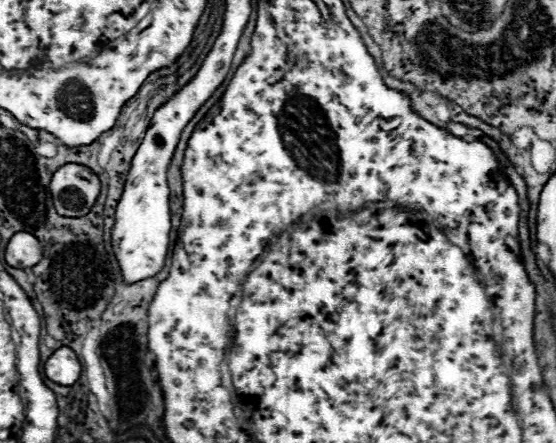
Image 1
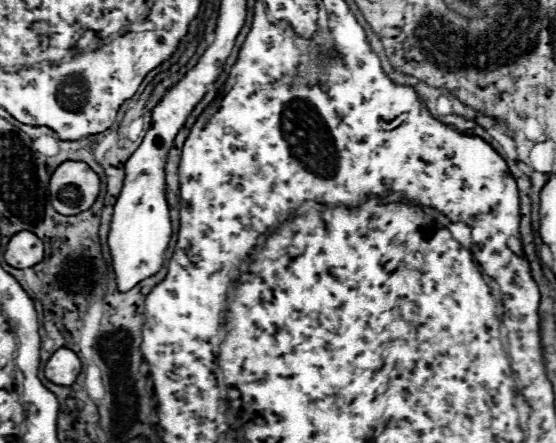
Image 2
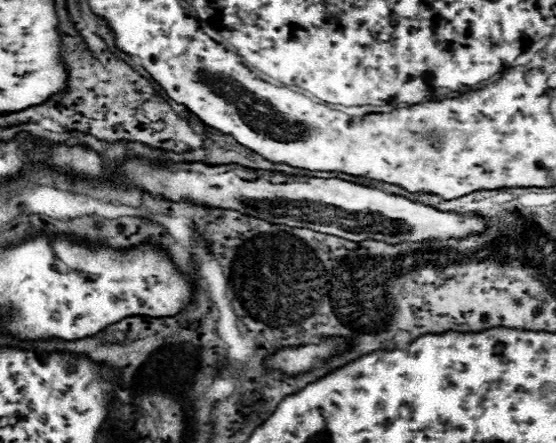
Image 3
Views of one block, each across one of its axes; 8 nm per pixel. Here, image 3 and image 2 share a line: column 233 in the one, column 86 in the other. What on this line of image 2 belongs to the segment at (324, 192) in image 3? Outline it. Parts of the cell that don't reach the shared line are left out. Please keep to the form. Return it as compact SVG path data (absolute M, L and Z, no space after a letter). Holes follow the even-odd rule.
M62 162L50 178L50 198L56 212L74 216L88 210L100 192L100 178L84 162Z

